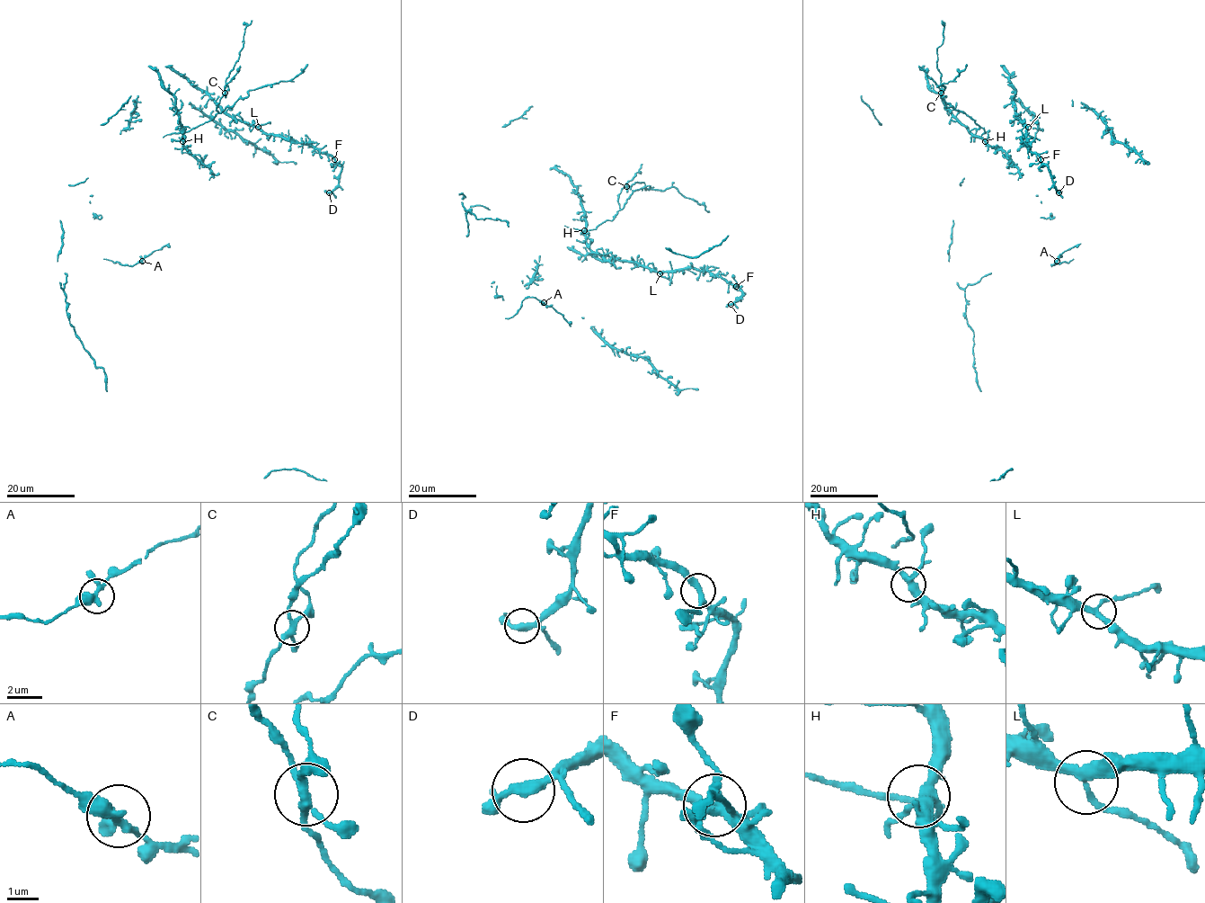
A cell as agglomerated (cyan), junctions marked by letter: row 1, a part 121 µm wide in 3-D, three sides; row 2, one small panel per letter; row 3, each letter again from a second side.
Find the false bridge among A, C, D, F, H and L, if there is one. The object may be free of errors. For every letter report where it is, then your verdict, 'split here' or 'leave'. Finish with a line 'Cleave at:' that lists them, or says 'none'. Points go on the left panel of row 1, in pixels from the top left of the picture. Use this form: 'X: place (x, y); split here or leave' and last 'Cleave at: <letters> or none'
A: place (142, 261); leave
C: place (225, 93); split here
D: place (329, 192); leave
F: place (334, 159); leave
H: place (182, 141); leave
L: place (258, 127); leave
Cleave at: C

